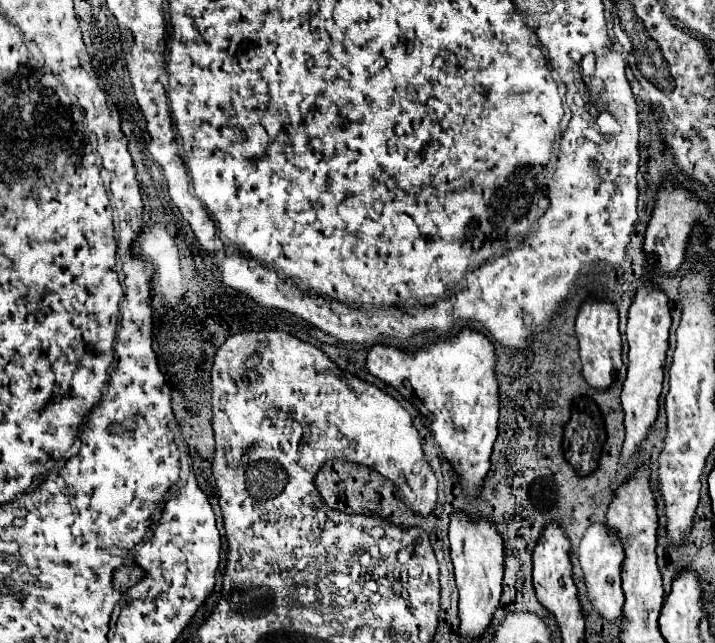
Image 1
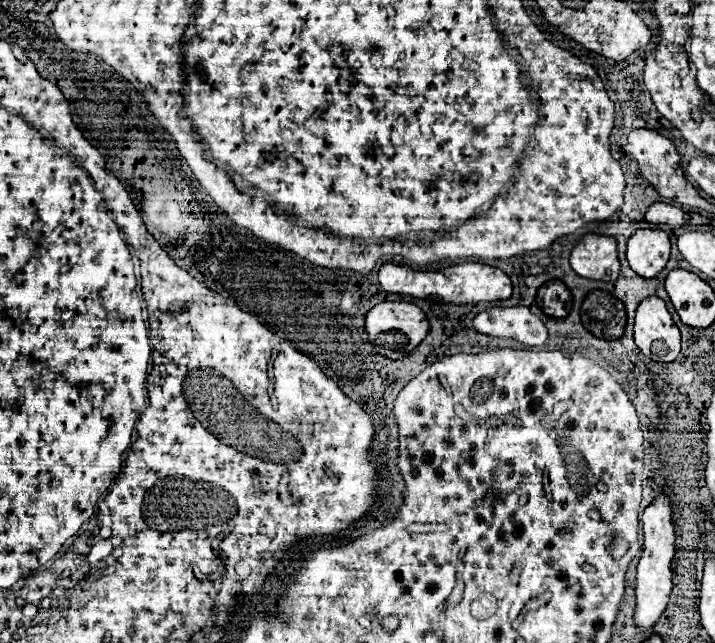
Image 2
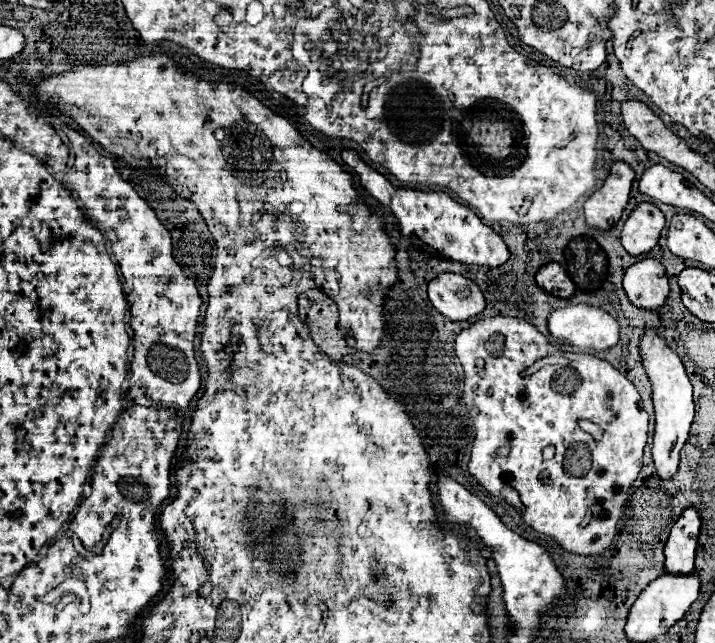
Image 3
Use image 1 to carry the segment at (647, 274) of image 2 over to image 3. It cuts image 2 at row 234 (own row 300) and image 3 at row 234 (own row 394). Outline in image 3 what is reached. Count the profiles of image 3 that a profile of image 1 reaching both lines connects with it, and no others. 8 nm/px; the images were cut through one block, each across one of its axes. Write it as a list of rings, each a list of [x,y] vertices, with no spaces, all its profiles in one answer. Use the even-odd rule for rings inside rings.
[[[640,202],[626,218],[620,238],[624,248],[632,256],[638,256],[650,252],[656,246],[662,228],[664,228],[664,214],[654,204]]]

